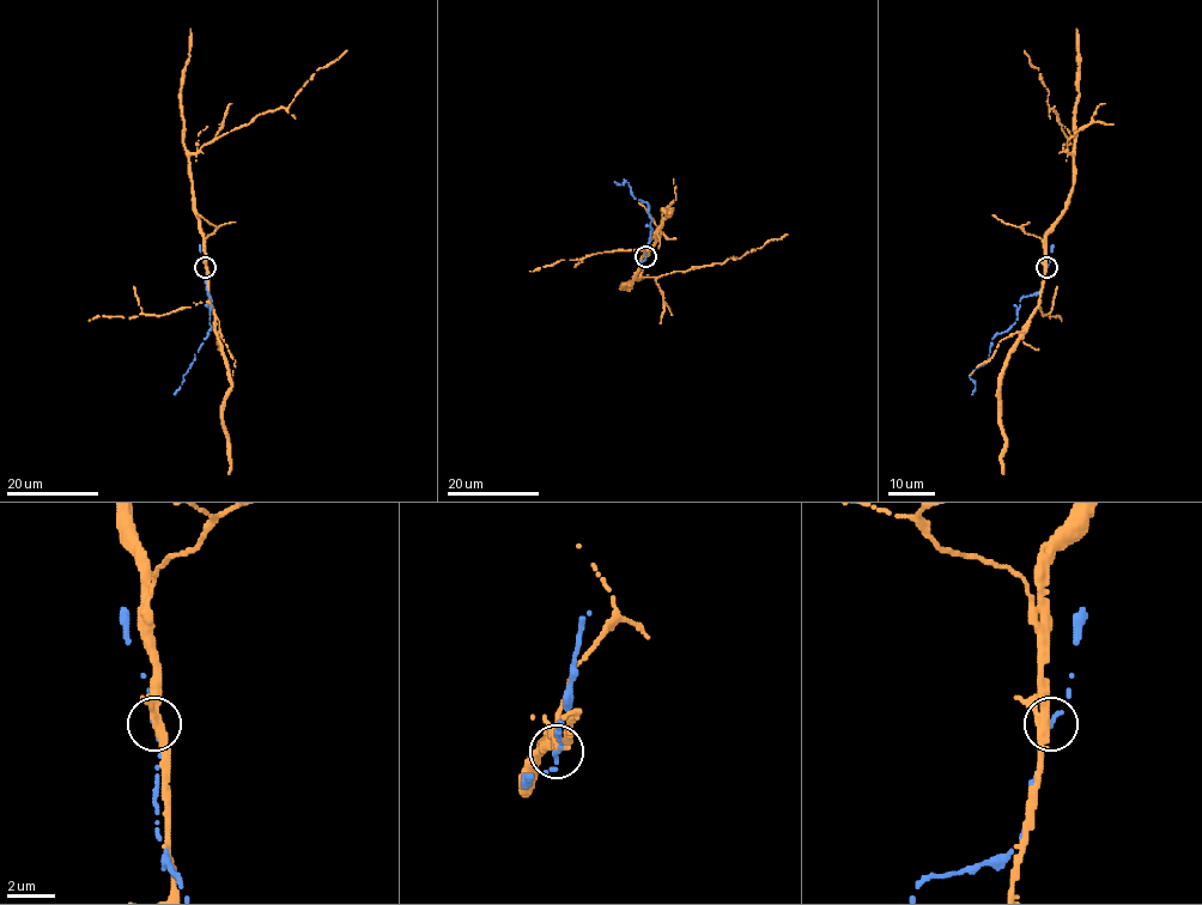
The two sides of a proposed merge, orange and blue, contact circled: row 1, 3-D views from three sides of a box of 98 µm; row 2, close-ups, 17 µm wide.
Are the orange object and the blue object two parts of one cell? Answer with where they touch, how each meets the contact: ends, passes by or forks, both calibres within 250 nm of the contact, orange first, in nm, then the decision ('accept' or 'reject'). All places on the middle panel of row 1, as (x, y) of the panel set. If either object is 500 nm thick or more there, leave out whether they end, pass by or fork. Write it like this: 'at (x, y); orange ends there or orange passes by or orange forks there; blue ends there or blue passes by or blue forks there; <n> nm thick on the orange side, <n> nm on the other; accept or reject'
at (645, 256); orange passes by; blue passes by; 400 nm thick on the orange side, 160 nm on the other; reject

